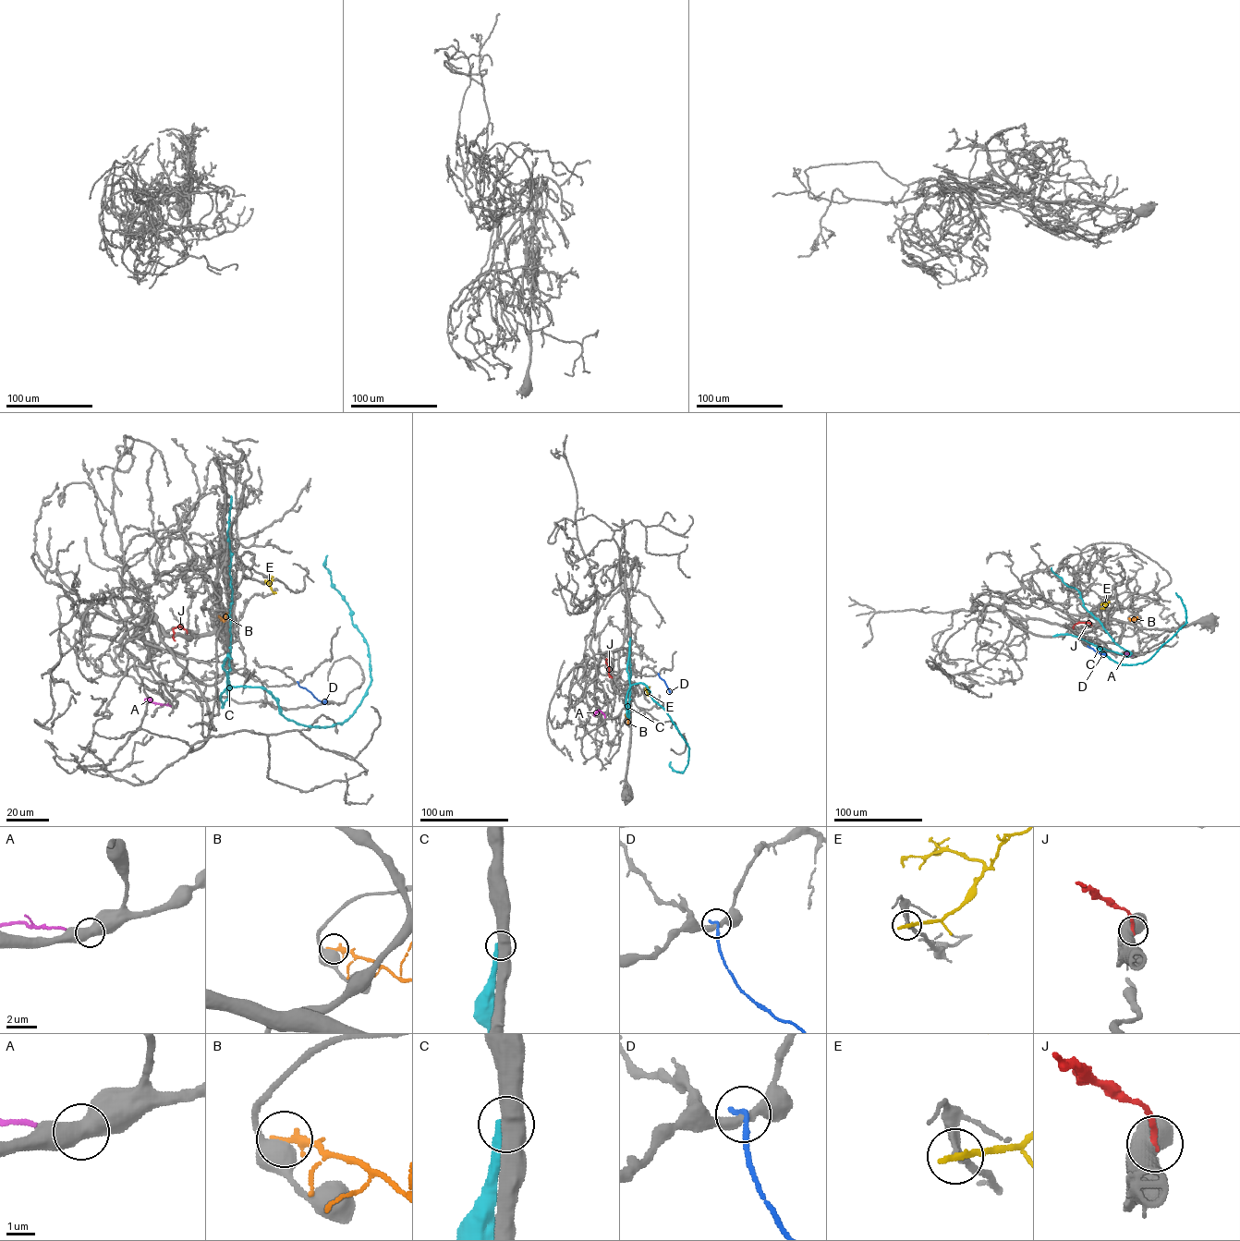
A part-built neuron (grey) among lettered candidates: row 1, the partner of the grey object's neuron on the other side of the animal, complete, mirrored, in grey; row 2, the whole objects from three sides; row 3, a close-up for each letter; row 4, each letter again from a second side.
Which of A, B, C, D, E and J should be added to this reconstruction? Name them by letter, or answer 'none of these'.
none of these

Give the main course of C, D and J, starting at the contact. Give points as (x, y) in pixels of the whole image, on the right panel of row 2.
C: (1053, 636), (1077, 637), (1096, 645), (1119, 663), (1143, 663), (1185, 623), (1185, 607), (1175, 592)
D: (1088, 646), (1106, 653)
J: (1091, 625), (1078, 623), (1073, 628)

